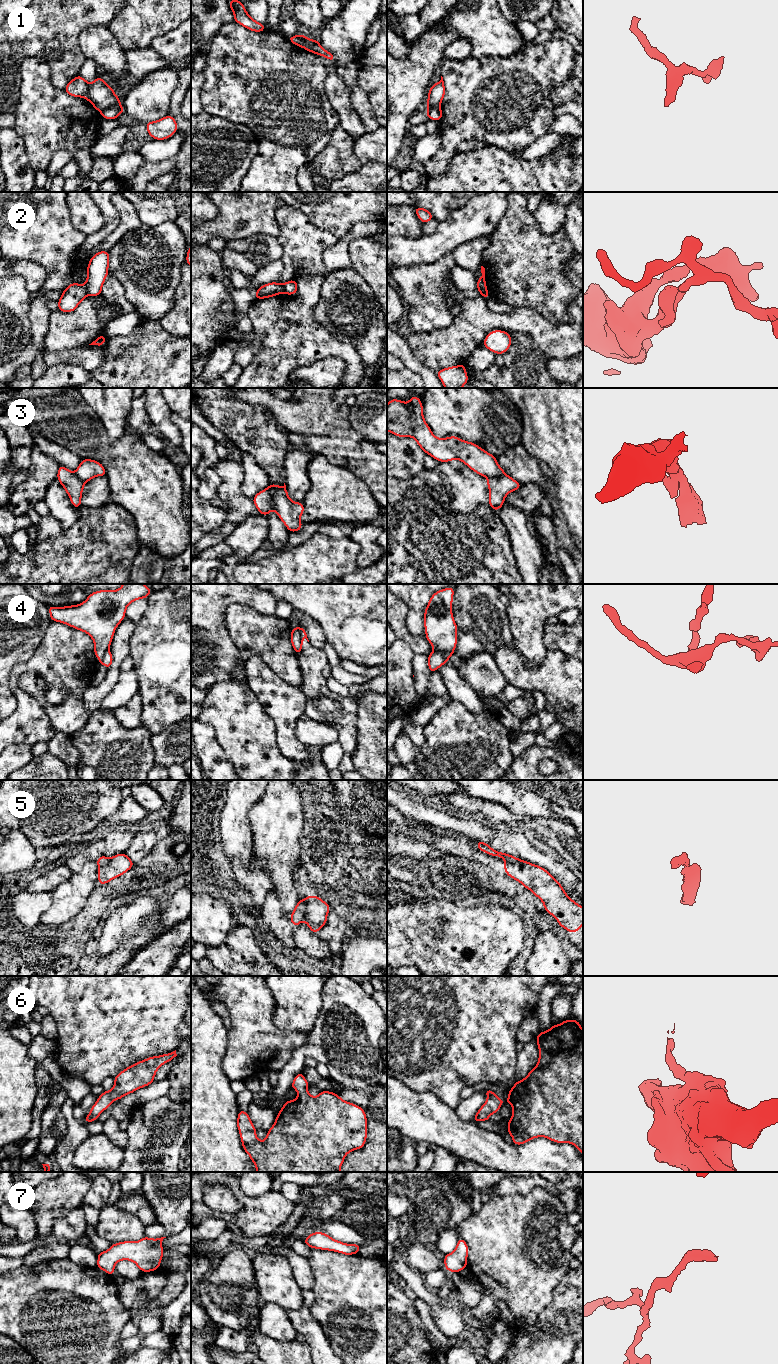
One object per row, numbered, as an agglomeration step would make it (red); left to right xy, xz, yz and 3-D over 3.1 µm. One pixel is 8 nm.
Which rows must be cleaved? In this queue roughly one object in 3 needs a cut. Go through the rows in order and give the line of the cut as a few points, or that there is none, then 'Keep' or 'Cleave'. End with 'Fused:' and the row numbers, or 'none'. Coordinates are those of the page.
1: Split along xy (120, 103), (109, 106), (101, 112). Cleave
2: Split along xy (84, 284), (88, 294). Cleave
3: Split along xz (271, 484), (272, 501), (276, 511). Cleave
4: Split along xz (298, 627), (301, 647). Cleave
5: Split along xz (303, 899), (304, 917), (302, 920). Cleave
6: No split. Keep
7: No split. Keep
Fused: 1, 2, 3, 4, 5

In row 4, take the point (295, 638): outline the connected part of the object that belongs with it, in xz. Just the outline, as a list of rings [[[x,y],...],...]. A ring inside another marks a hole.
[[[299,627],[292,628],[290,640],[294,651],[297,654],[300,654],[300,652],[302,651],[302,647],[301,647],[301,636],[300,636]]]

